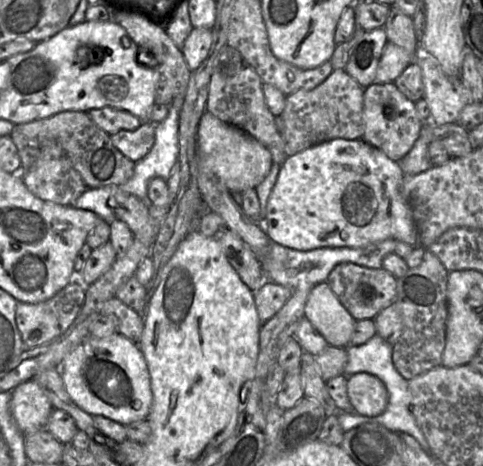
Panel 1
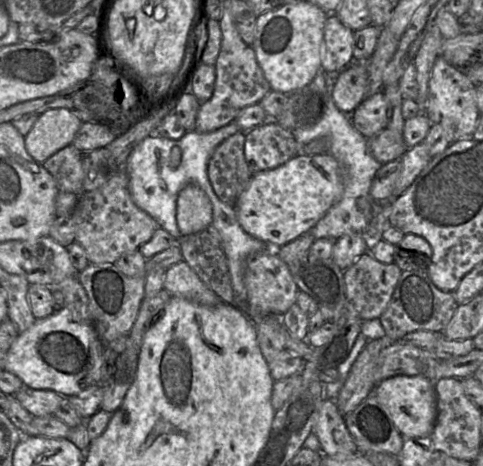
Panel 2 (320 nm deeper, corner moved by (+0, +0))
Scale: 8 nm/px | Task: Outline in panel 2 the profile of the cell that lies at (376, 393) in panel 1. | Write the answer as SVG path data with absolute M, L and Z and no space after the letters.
M396 375L379 382L374 390L393 424L404 437L430 437L437 418L437 395L434 381L424 376Z

